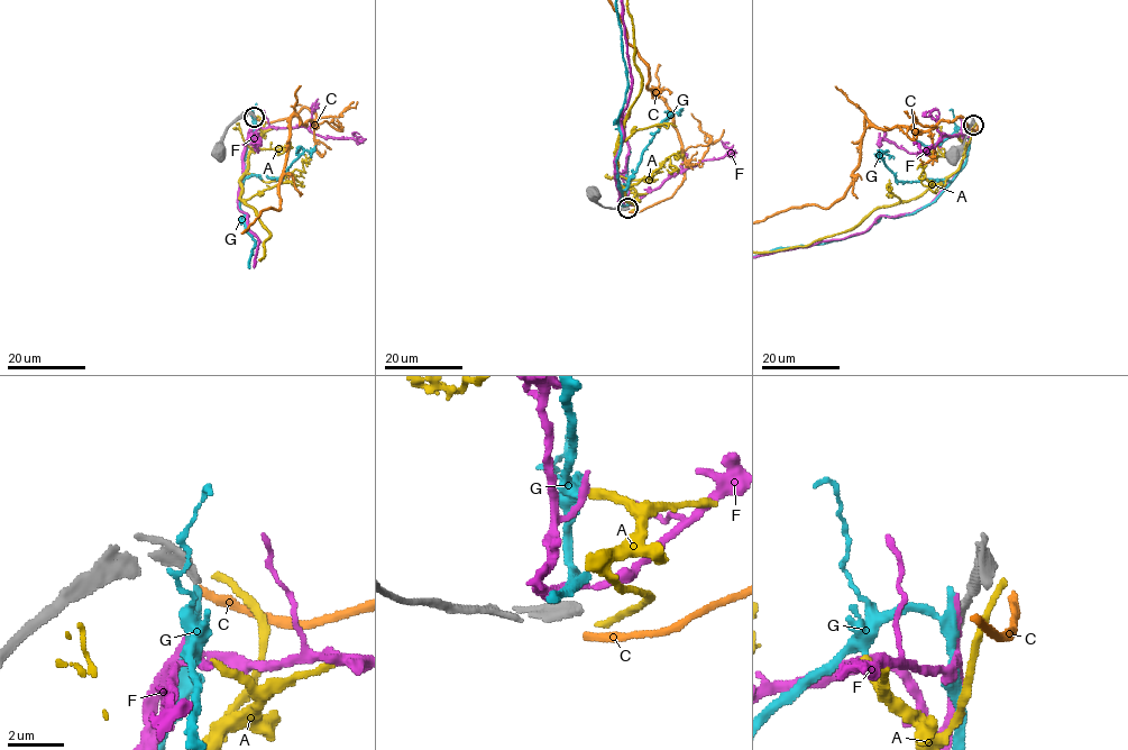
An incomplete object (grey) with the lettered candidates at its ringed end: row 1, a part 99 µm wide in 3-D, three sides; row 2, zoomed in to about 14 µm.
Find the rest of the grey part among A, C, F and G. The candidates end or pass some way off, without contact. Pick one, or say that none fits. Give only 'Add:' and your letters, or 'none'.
Add: none

